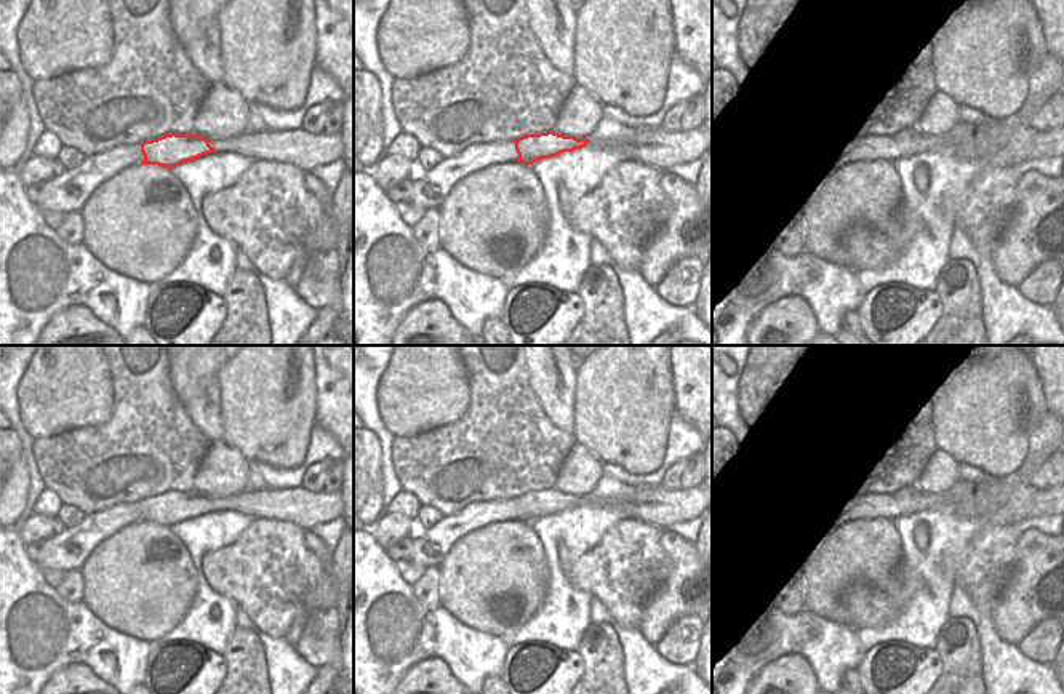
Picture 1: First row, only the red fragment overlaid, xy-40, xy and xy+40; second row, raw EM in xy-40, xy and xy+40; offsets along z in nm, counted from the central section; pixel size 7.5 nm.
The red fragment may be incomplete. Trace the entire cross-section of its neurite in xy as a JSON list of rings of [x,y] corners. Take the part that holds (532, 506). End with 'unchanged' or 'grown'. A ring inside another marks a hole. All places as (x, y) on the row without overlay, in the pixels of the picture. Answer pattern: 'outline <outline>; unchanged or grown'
outline [[[555,489],[526,493],[518,497],[514,497],[515,509],[518,512],[517,520],[525,523],[533,523],[542,517],[552,517],[563,510],[573,510],[582,507],[590,499],[587,496],[578,497],[574,494],[563,494]]]; unchanged

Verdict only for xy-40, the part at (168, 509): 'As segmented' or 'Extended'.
As segmented

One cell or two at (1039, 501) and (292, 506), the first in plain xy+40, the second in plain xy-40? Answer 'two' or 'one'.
two

